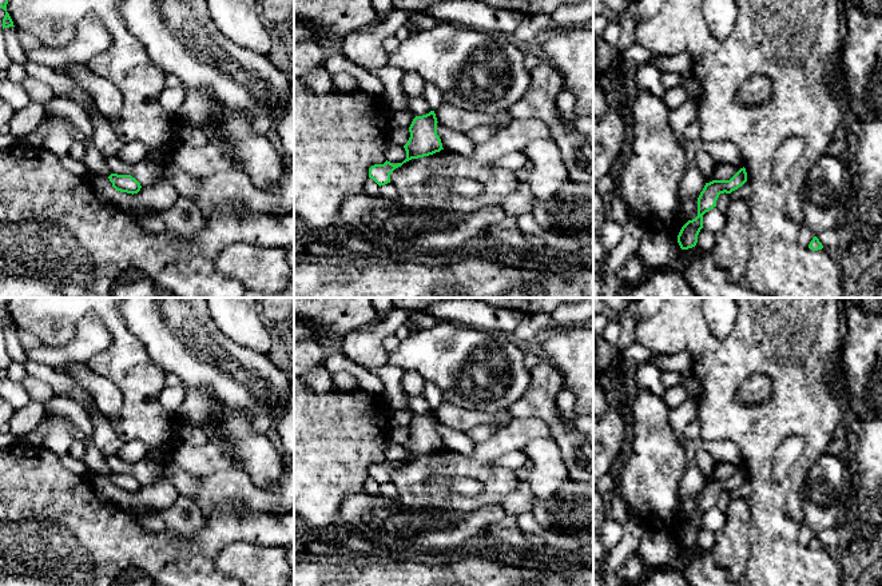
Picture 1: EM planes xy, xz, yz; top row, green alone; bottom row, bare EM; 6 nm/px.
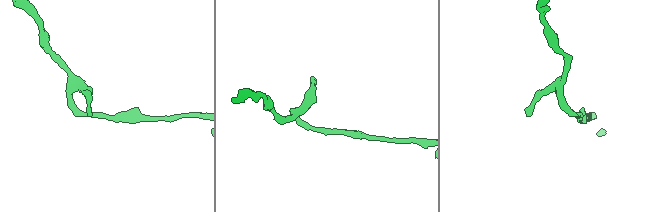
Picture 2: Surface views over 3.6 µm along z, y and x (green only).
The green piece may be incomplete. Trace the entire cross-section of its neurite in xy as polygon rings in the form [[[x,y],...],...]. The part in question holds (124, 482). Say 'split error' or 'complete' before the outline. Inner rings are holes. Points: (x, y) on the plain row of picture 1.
complete | [[[111,473],[108,478],[112,482],[112,486],[120,491],[127,491],[134,494],[138,493],[142,487],[140,482],[131,474]]]

